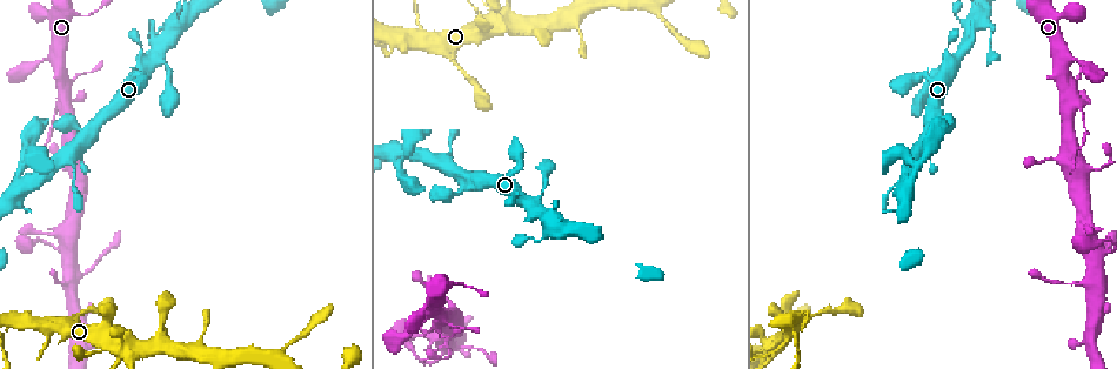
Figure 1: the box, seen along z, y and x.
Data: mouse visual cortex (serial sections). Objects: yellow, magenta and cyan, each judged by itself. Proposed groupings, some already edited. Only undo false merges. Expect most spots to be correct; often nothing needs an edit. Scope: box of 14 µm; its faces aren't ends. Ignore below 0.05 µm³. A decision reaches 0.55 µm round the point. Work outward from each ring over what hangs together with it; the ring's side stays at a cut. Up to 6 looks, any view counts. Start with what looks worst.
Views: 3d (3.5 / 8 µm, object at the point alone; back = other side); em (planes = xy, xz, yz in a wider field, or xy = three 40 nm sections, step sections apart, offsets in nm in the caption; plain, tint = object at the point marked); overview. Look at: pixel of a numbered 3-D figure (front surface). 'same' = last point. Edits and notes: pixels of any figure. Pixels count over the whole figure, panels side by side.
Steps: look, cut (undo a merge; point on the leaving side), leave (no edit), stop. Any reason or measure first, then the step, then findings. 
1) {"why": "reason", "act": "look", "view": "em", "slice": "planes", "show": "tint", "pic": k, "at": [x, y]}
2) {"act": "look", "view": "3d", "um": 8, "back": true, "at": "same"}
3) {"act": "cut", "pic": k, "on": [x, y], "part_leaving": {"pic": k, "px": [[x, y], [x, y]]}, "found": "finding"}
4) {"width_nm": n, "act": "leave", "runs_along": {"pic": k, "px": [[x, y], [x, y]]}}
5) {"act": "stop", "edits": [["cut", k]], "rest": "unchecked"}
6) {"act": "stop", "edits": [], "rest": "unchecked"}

{"why": "thick turns thin", "act": "look", "view": "3d", "um": 3.5, "pic": 1, "at": [662, 15]}

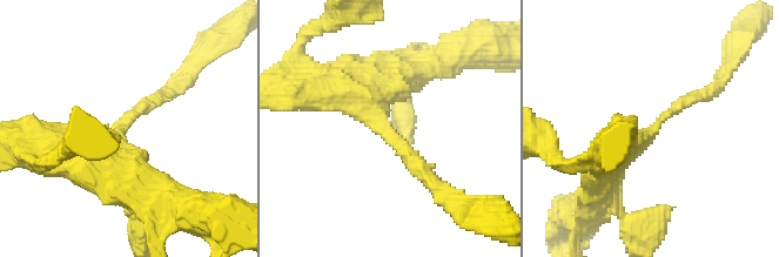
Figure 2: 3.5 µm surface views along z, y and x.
{"arm_widths_nm": [200, 500], "why": "now the EM", "act": "look", "view": "em", "slice": "xy", "step": 2, "show": "tint", "pic": 2, "at": [653, 131]}

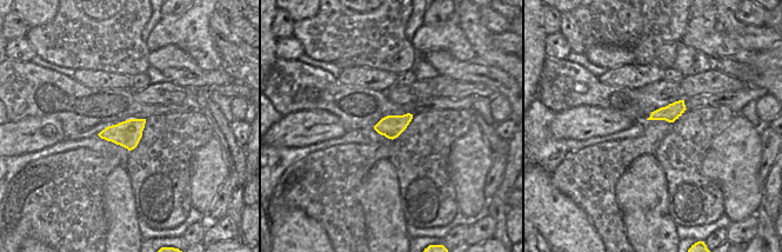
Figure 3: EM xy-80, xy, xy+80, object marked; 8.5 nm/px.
{"act": "leave", "runs_along": {"pic": 2, "px": [[331, 76], [375, 109], [429, 178]]}, "found": "continuous, no second cell"}

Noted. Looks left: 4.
{"why": "narrows sharply", "act": "look", "view": "3d", "um": 8, "pic": 1, "at": [462, 283]}

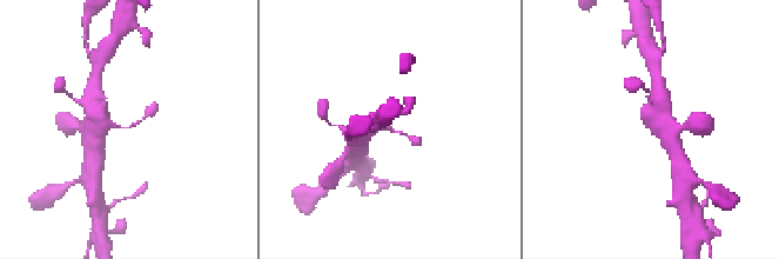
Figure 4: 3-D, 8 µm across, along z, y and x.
{"why": "closer look", "act": "look", "view": "3d", "um": 3.5, "back": true, "pic": 4, "at": [393, 128]}

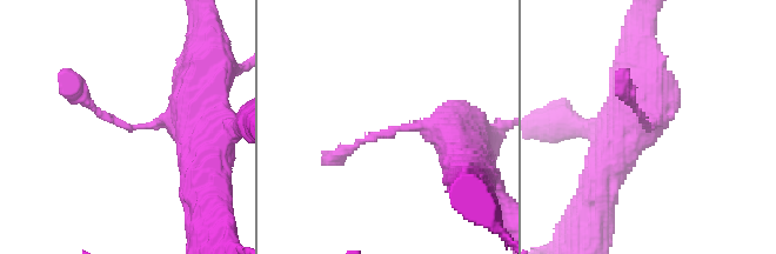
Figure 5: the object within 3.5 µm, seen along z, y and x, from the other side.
{"arm_widths_nm": [150, 350], "act": "look", "view": "em", "slice": "xy", "step": 1, "show": "tint", "pic": 5, "at": [127, 123]}

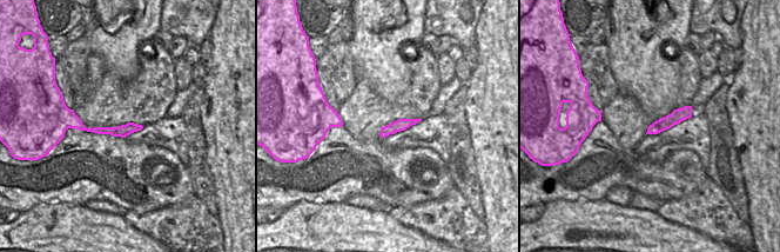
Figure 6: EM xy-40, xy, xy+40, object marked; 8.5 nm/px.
{"act": "leave", "runs_along": {"pic": 5, "px": [[203, 114], [118, 125], [71, 82]]}, "found": "one cell here"}

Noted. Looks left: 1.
{"act": "stop", "edits": [], "rest": "unchecked"}

